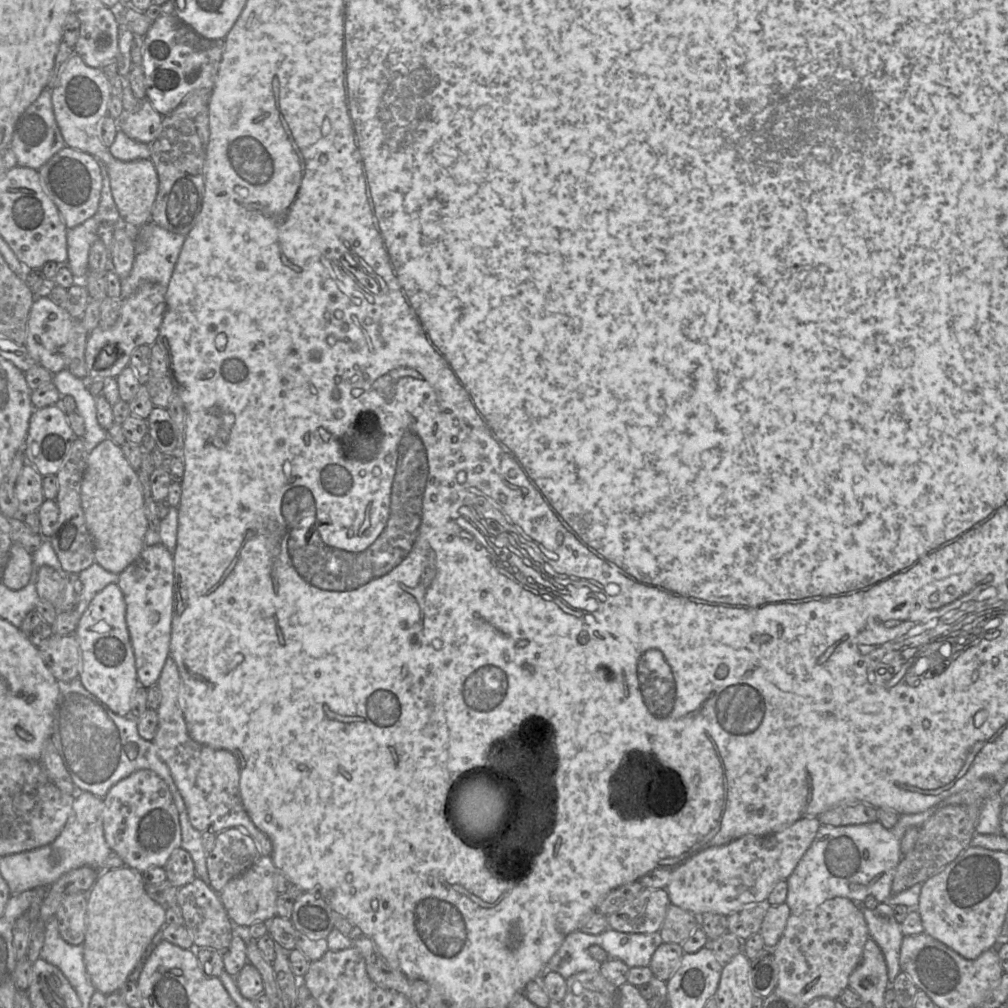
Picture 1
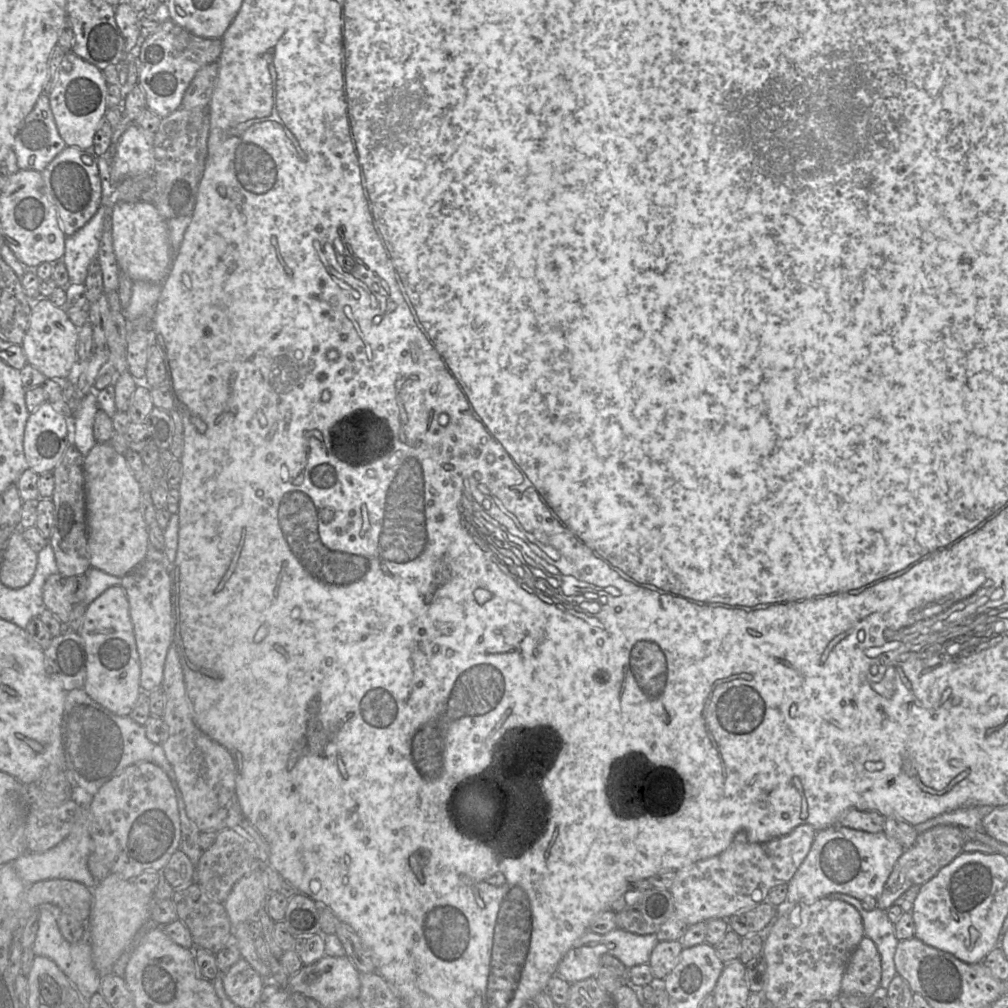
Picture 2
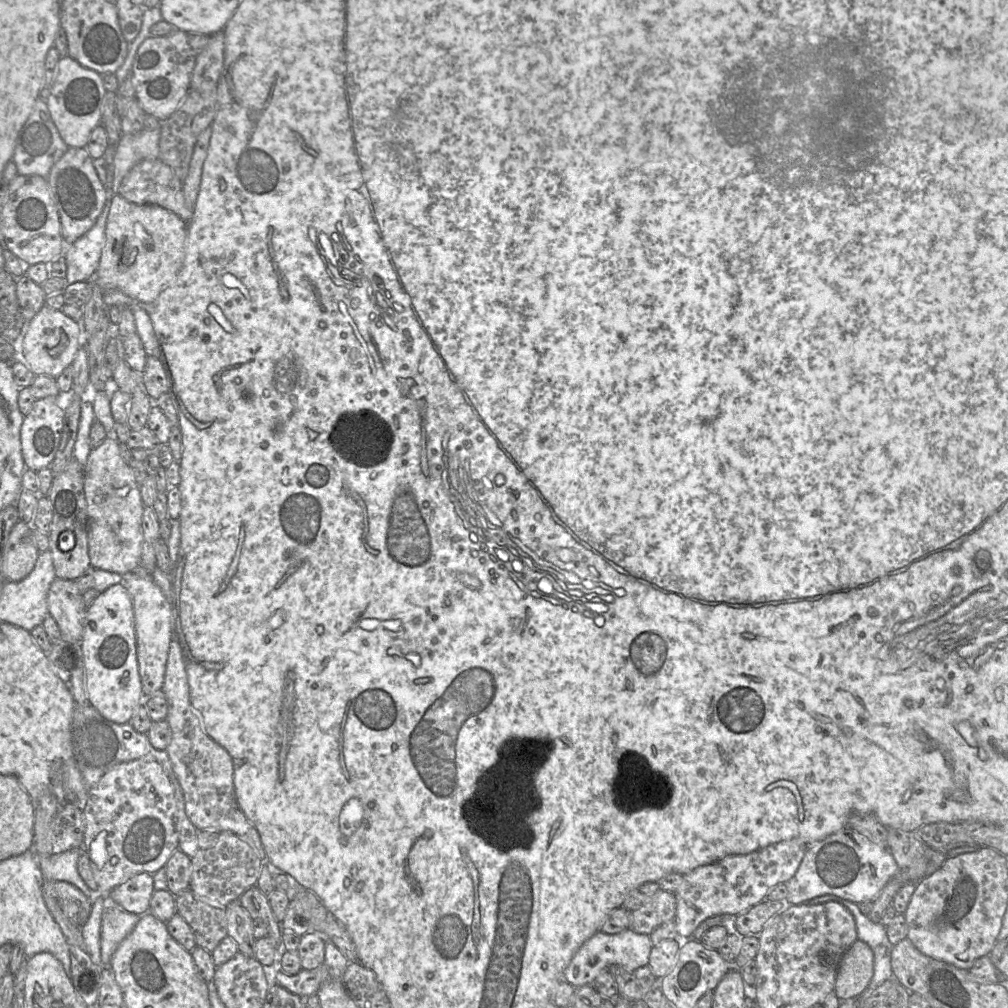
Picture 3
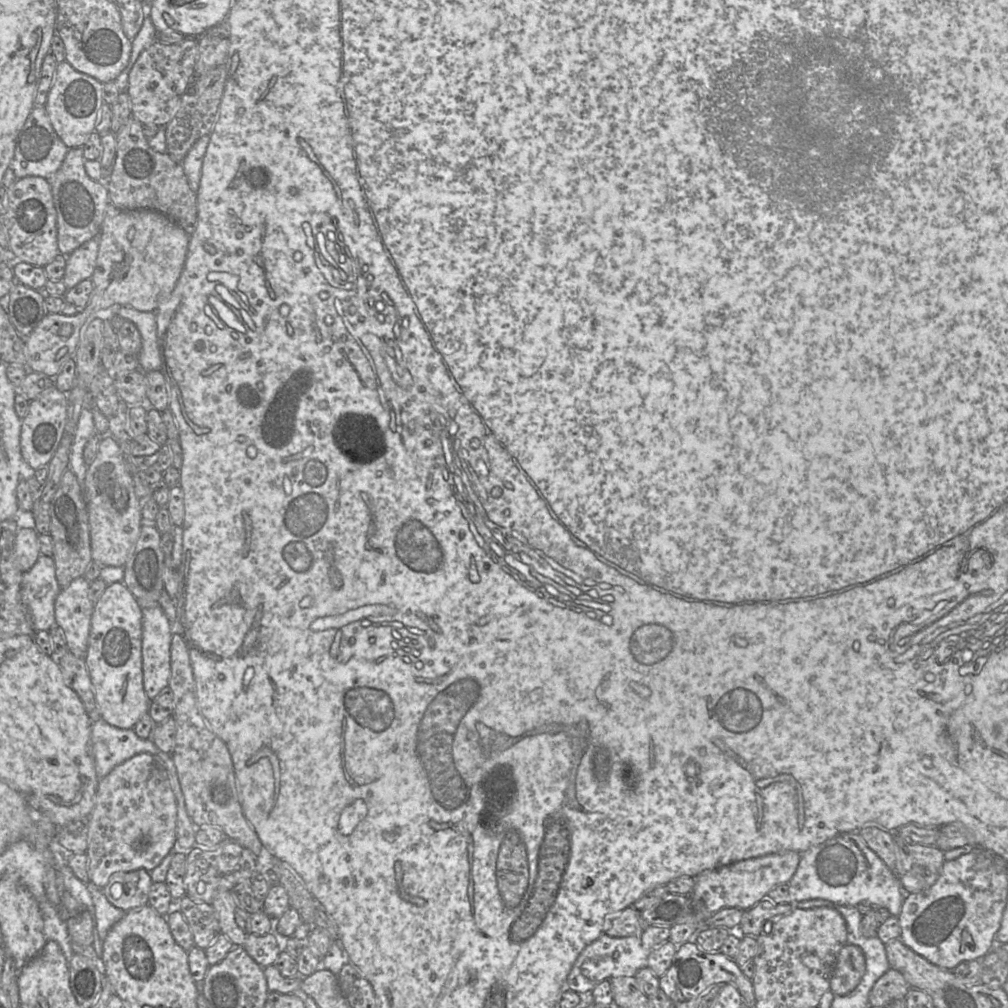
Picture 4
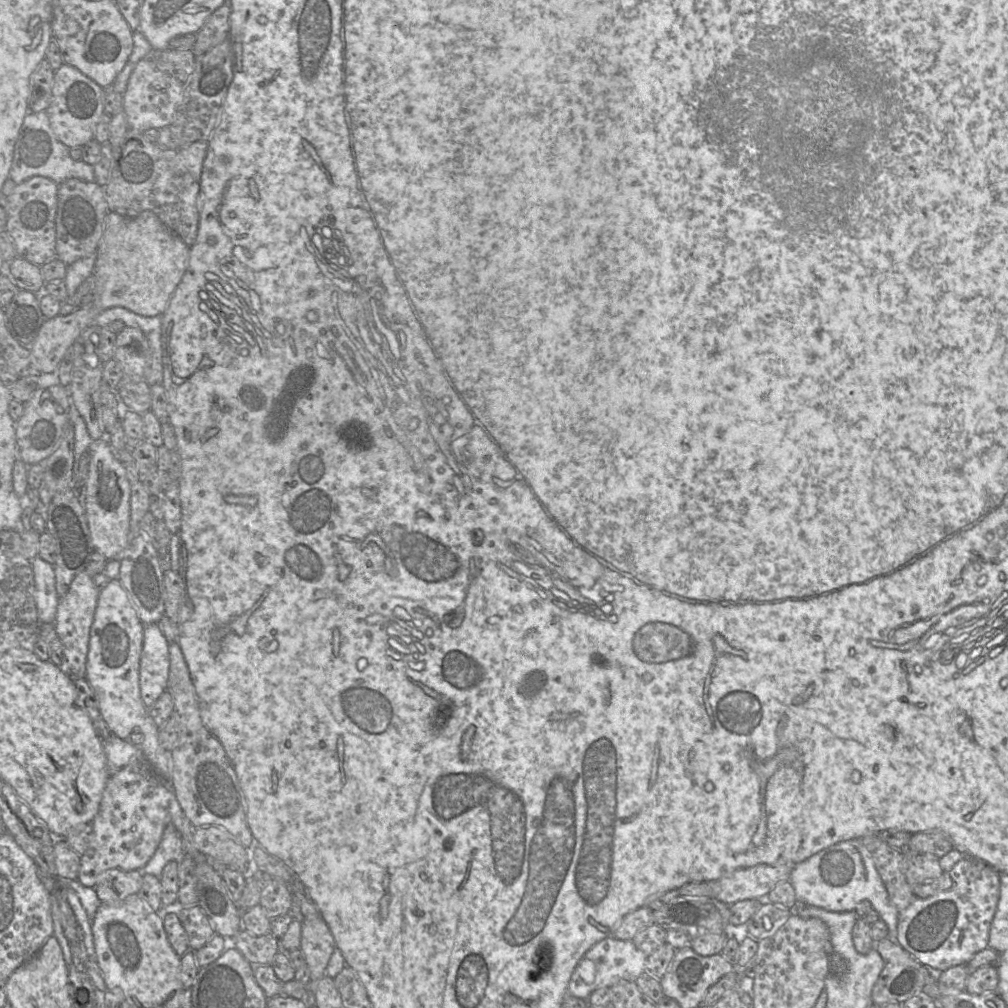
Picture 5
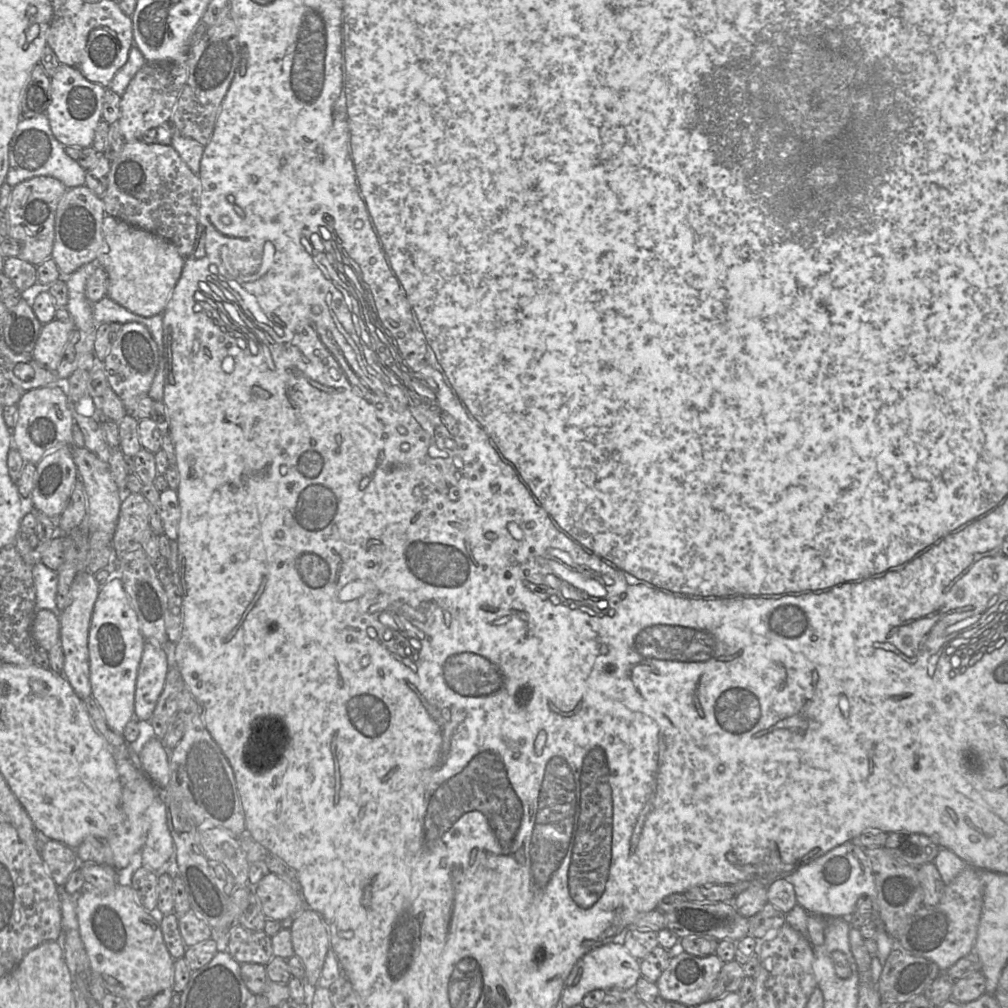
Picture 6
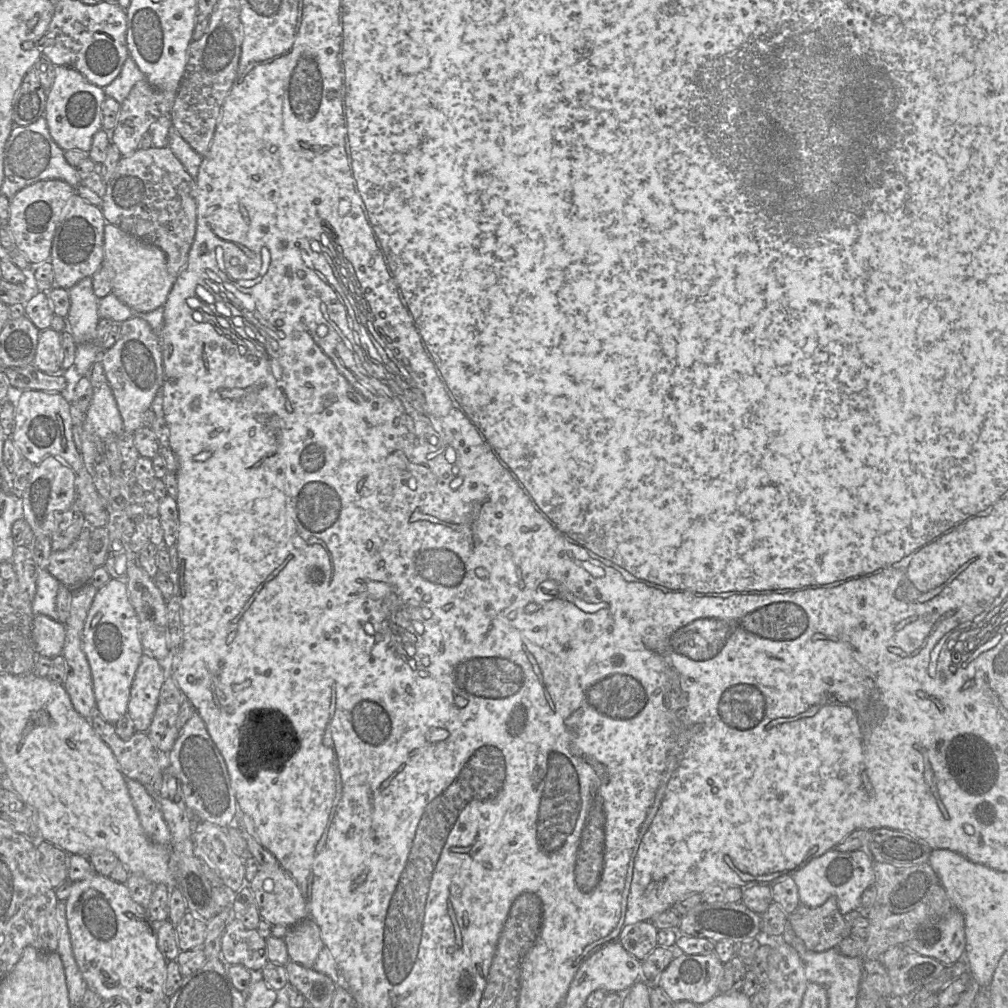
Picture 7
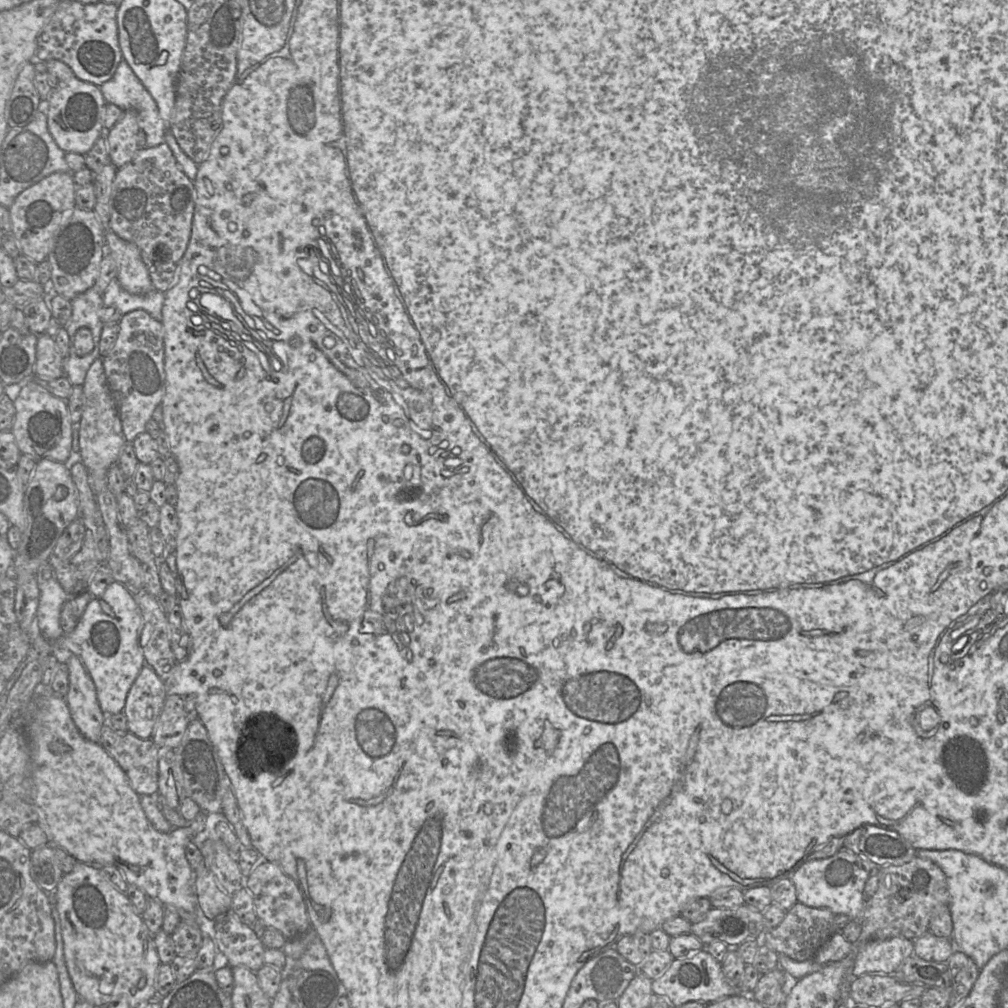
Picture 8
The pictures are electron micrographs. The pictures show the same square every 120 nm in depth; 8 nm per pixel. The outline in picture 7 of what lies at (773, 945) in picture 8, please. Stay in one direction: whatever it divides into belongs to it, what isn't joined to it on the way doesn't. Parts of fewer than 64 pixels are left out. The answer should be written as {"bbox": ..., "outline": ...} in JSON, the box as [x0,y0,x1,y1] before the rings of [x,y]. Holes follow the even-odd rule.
{"bbox":[787,896,851,952],"outline":[[[831,896],[816,908],[799,905],[787,916],[787,921],[807,950],[824,952],[850,937],[851,928],[843,916],[838,909],[837,898]]]}

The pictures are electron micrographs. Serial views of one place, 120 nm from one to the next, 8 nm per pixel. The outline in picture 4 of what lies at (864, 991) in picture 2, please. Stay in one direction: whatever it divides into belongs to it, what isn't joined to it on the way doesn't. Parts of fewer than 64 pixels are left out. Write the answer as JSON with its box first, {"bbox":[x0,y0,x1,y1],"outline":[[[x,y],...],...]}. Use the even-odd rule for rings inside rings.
{"bbox":[830,944,866,996],"outline":[[[846,944],[839,952],[831,980],[830,989],[835,995],[844,996],[852,992],[866,972],[866,960],[862,949]]]}

